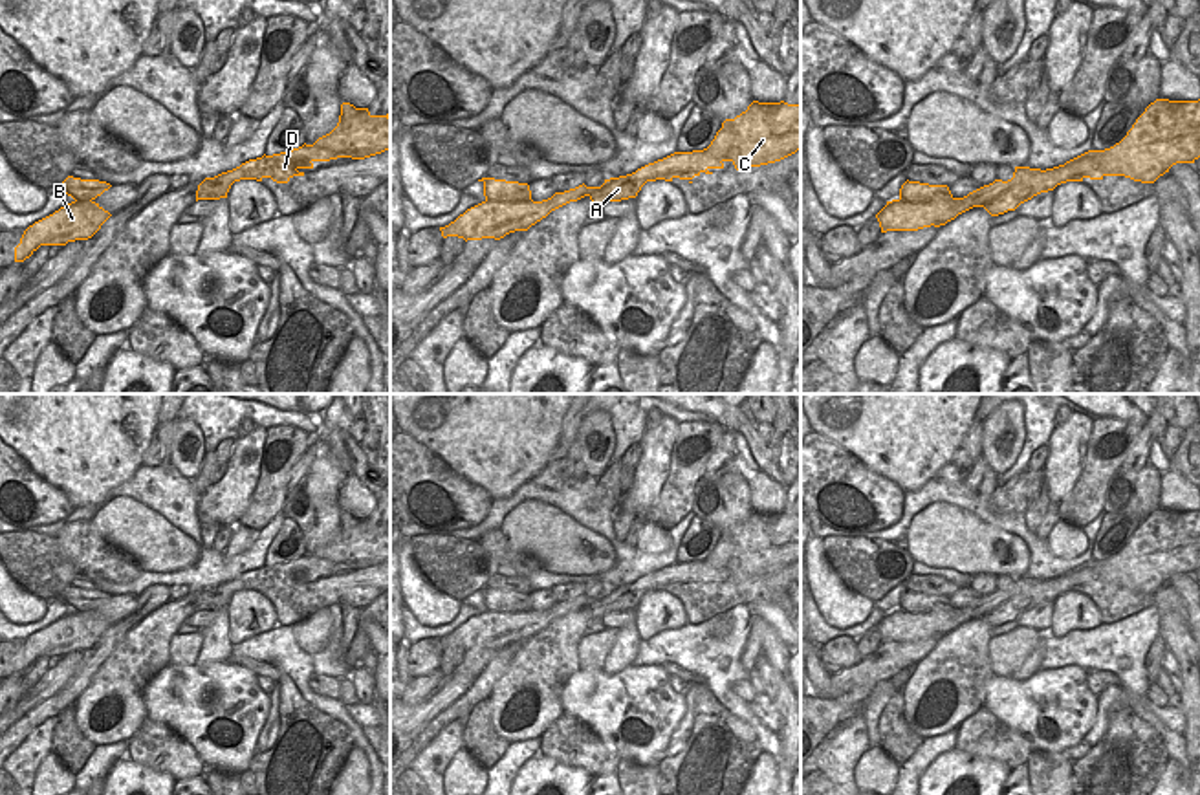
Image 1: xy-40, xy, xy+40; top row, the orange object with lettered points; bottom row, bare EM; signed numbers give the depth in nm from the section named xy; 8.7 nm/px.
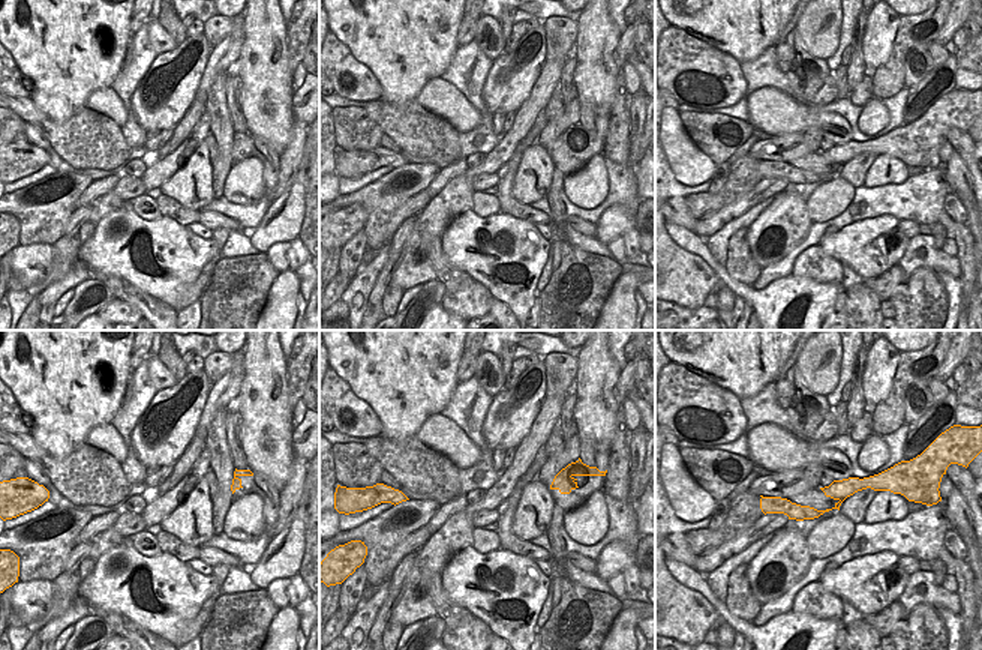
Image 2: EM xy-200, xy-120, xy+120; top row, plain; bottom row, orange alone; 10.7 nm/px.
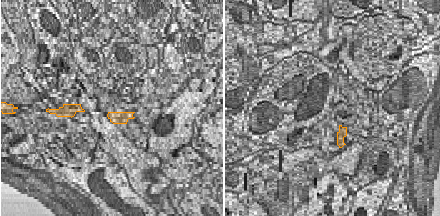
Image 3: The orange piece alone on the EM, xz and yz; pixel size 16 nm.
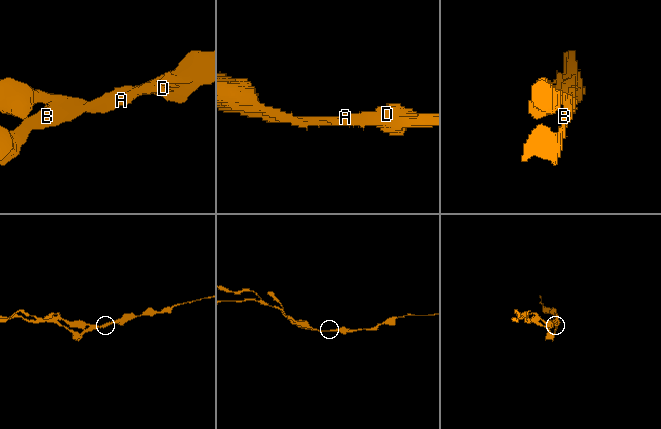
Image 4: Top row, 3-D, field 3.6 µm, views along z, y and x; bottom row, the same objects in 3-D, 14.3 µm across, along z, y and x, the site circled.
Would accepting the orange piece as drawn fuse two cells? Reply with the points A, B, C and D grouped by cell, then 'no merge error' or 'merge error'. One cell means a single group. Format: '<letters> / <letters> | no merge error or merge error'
A / B C D | merge error

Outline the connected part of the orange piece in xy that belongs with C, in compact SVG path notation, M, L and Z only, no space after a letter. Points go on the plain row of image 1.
M753 511L735 529L725 529L704 561L674 562L623 586L639 599L647 592L691 590L731 572L736 581L780 572L801 561L801 515Z

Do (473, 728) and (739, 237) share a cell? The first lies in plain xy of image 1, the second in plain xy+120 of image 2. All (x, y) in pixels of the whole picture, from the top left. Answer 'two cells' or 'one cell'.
one cell

